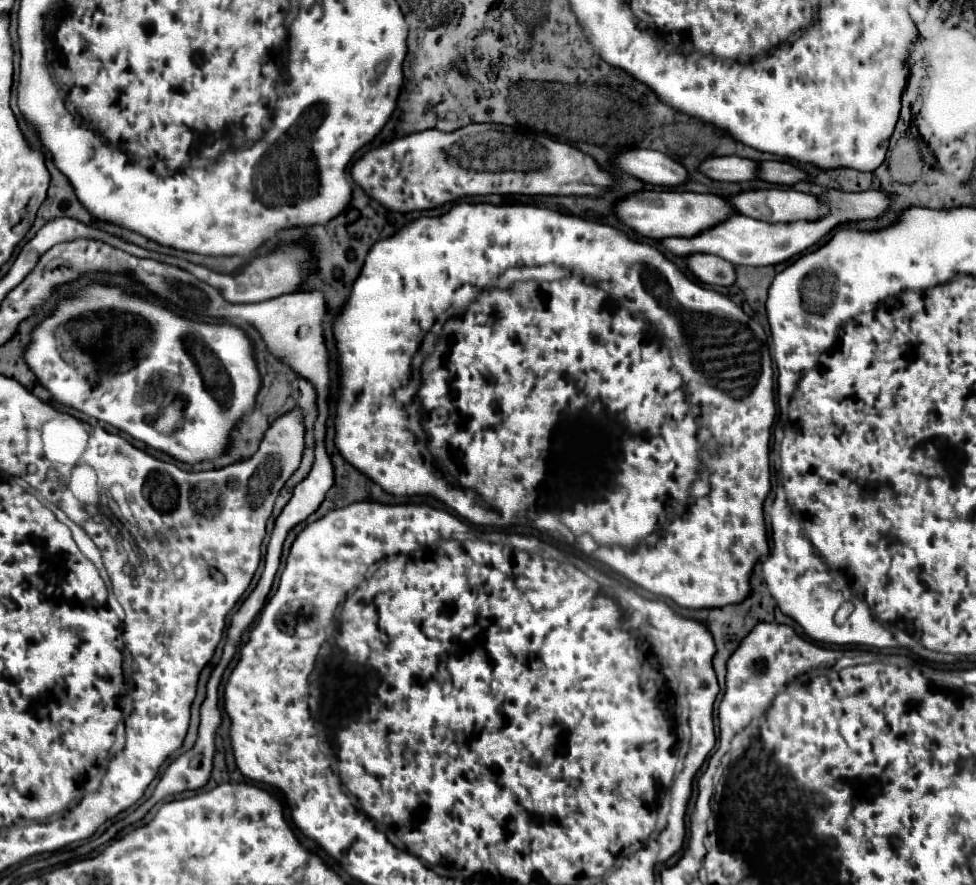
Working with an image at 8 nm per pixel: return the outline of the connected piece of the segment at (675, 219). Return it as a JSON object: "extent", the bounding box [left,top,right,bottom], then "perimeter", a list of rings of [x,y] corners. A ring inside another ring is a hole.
{"extent":[615,191,737,239],"perimeter":[[[641,191],[629,195],[627,199],[615,205],[615,215],[637,233],[651,239],[667,239],[667,237],[695,237],[715,225],[727,221],[737,211],[733,205],[721,195],[699,195],[687,191]]]}

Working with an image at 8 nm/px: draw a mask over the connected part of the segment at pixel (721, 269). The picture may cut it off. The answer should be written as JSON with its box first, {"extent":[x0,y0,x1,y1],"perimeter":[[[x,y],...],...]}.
{"extent":[685,255,735,287],"perimeter":[[[689,255],[685,257],[689,269],[695,273],[695,277],[707,285],[723,285],[731,287],[735,285],[735,265],[715,257],[715,255]]]}

